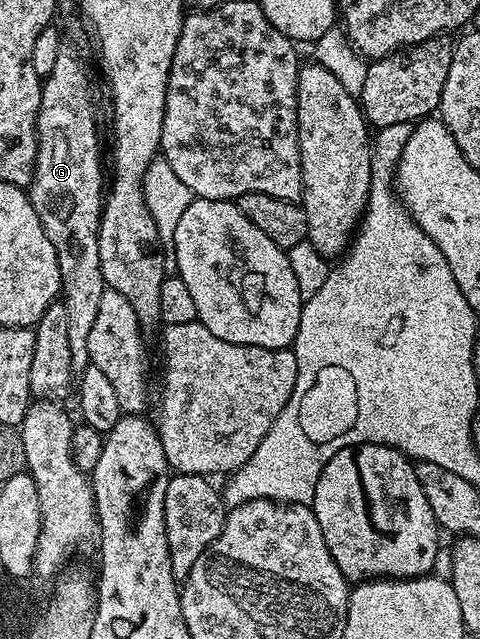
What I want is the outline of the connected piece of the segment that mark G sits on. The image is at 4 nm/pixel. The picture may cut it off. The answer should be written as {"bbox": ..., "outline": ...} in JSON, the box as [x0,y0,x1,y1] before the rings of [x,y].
{"bbox":[28,45,108,373],"outline":[[[63,45],[60,54],[56,56],[55,68],[44,77],[38,110],[38,156],[28,194],[36,209],[36,217],[40,217],[40,225],[44,225],[44,233],[48,233],[48,241],[52,241],[52,249],[56,249],[56,261],[60,261],[60,301],[68,316],[68,345],[71,346],[72,365],[75,372],[80,373],[91,366],[88,333],[92,333],[92,321],[96,321],[96,312],[100,310],[100,297],[104,297],[108,288],[104,273],[100,273],[98,230],[104,202],[104,175],[102,179],[102,159],[98,156],[98,123],[94,120],[90,75],[81,57],[70,45]]]}

